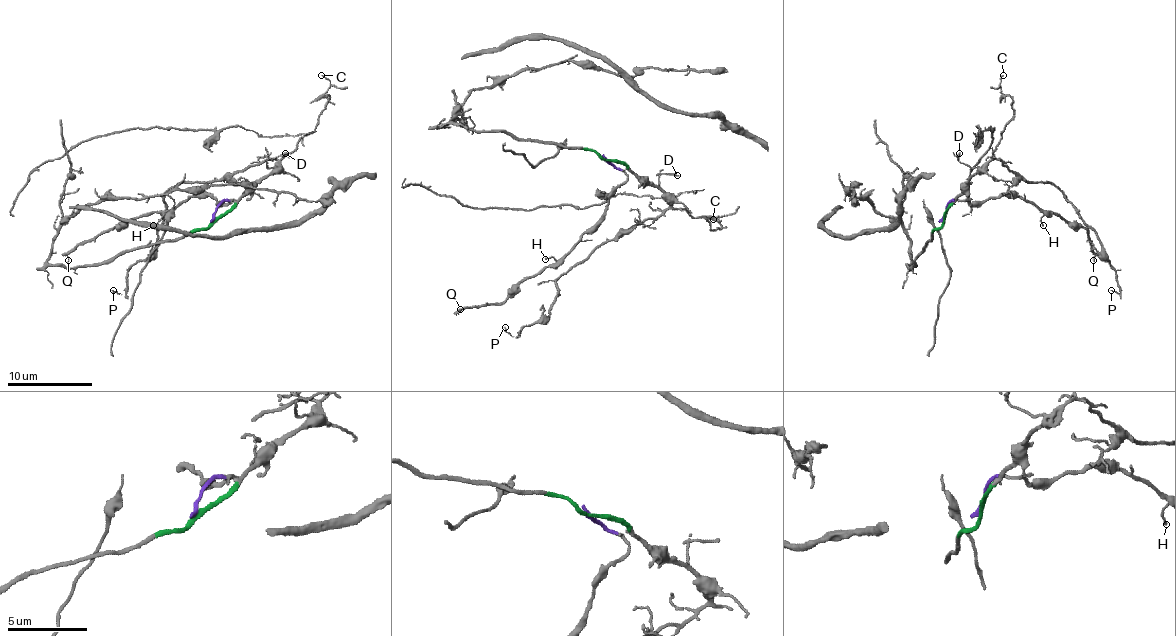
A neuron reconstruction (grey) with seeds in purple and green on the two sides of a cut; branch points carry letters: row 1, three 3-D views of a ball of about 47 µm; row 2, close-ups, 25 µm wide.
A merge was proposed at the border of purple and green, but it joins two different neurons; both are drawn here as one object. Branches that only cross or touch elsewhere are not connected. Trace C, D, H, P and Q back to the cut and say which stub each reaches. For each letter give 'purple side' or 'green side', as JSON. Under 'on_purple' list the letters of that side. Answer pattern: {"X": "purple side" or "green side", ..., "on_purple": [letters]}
{"C": "green side", "D": "green side", "H": "purple side", "P": "green side", "Q": "purple side", "on_purple": ["H", "Q"]}

